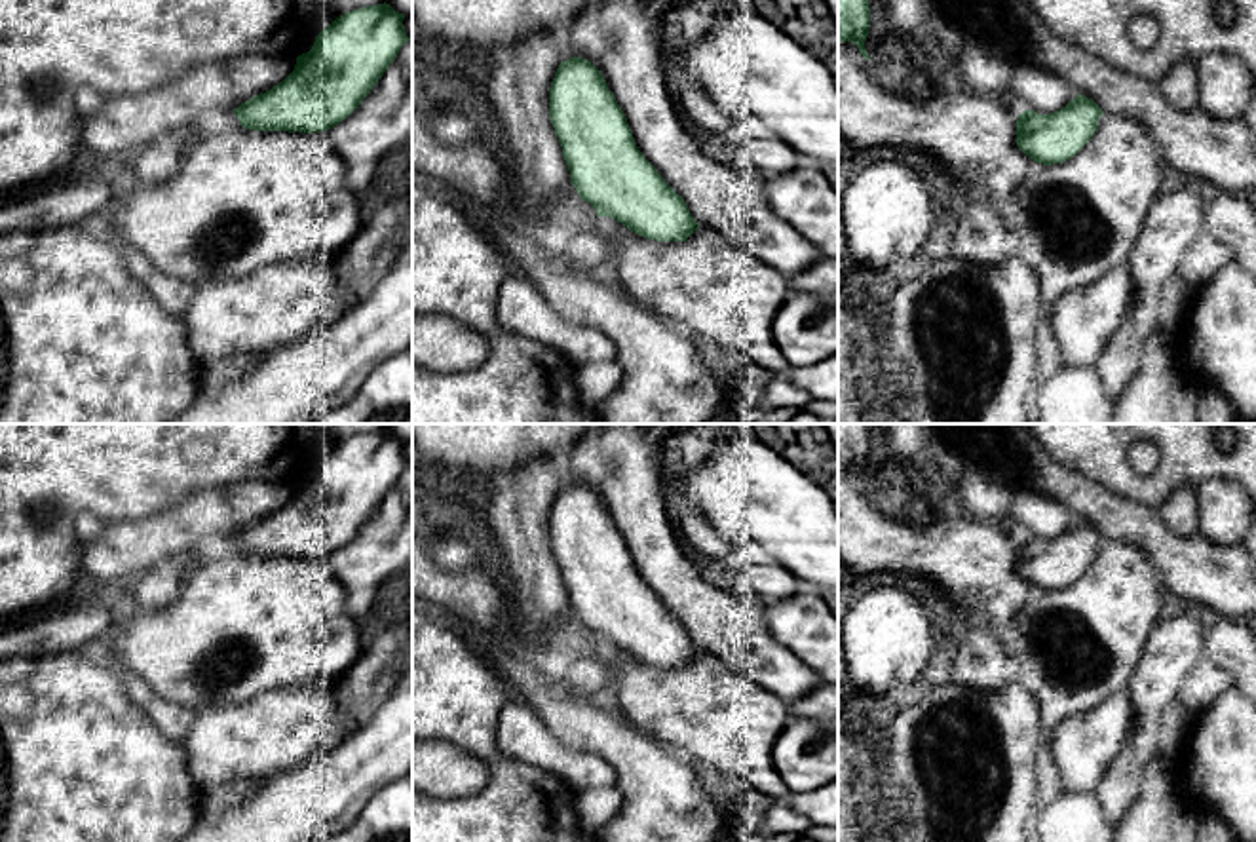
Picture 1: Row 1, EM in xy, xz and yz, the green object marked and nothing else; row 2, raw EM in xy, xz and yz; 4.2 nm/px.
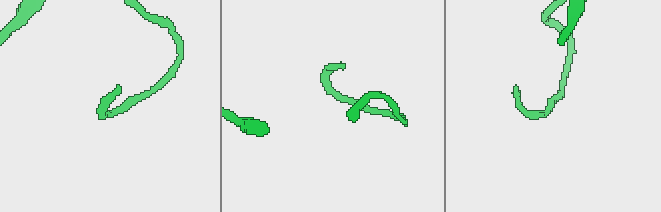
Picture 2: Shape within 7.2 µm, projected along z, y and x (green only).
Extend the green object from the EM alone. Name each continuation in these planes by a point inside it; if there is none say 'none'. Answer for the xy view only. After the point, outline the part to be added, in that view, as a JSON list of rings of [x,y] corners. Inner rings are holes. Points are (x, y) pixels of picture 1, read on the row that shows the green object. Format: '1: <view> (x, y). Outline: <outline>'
1: xy (242, 200). Outline: [[[238,124],[194,143],[173,179],[112,198],[91,224],[114,243],[148,257],[163,274],[196,287],[215,279],[245,277],[277,262],[321,260],[340,253],[363,226],[352,181],[325,131],[255,131]]]

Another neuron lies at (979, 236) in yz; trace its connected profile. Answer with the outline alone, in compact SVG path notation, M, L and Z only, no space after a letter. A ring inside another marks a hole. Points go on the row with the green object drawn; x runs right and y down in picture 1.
M988 198L961 201L954 222L952 249L961 260L996 266L1013 255L1013 239L999 207Z

